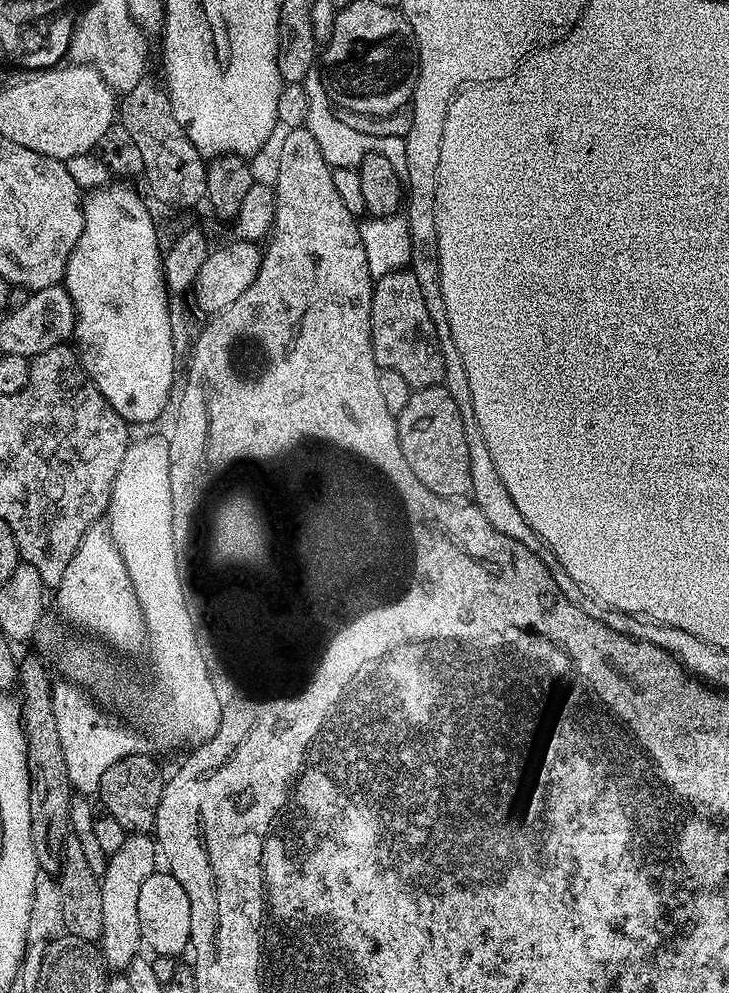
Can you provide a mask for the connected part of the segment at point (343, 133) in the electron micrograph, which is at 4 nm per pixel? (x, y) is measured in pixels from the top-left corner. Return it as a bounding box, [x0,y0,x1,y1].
[303,65,407,170]

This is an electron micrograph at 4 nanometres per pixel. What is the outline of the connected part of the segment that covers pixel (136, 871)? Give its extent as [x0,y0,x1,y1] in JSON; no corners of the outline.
[98,834,157,970]

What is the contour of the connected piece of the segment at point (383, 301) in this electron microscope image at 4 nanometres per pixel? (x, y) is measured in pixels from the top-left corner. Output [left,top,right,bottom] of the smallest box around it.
[372,270,444,390]

